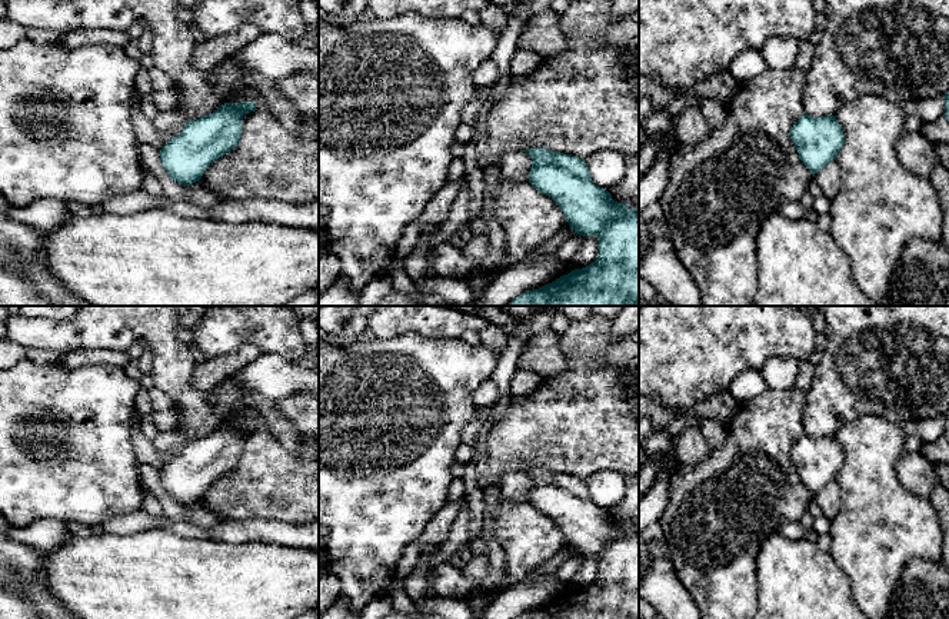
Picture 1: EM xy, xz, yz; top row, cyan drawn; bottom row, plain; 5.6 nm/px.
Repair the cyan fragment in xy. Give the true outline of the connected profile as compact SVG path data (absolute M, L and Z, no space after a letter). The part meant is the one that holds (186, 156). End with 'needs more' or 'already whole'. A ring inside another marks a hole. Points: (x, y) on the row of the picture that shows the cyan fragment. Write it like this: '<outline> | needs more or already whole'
M254 101L224 103L204 117L184 122L183 132L159 152L164 170L183 186L200 182L214 160L237 147L243 116L254 110Z | already whole

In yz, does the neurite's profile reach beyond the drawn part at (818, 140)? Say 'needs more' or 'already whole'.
already whole

